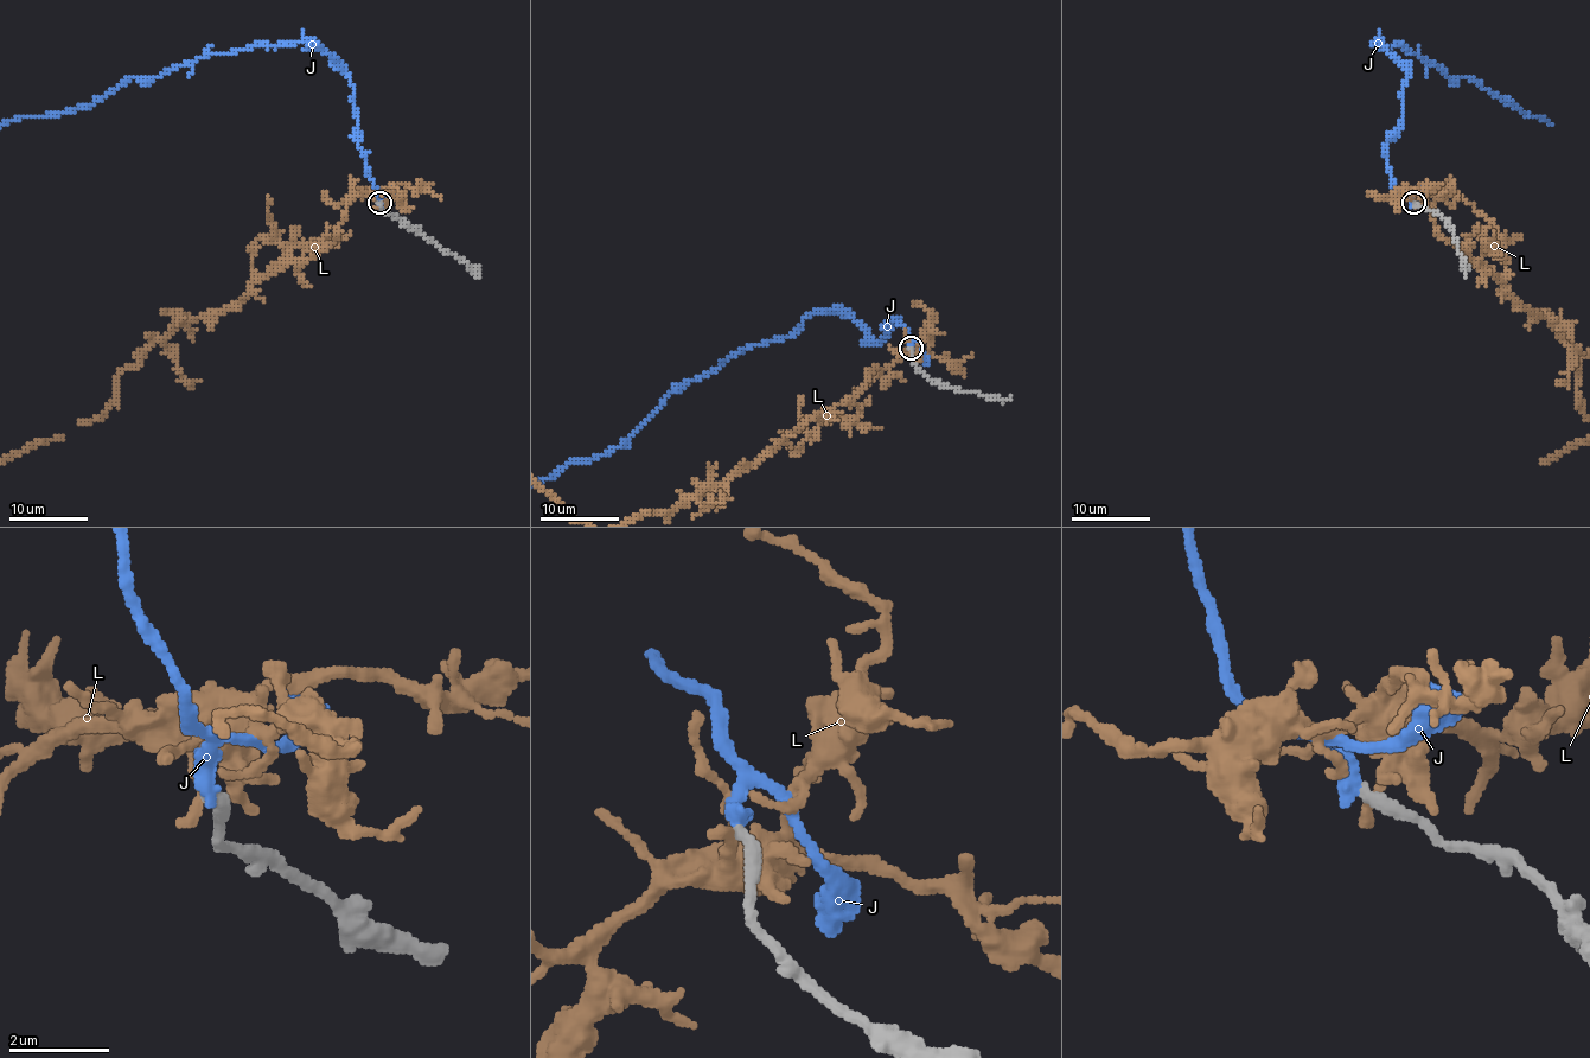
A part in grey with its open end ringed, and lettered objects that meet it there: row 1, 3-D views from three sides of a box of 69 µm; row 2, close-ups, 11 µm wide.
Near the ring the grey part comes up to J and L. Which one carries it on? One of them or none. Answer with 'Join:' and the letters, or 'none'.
Join: J

